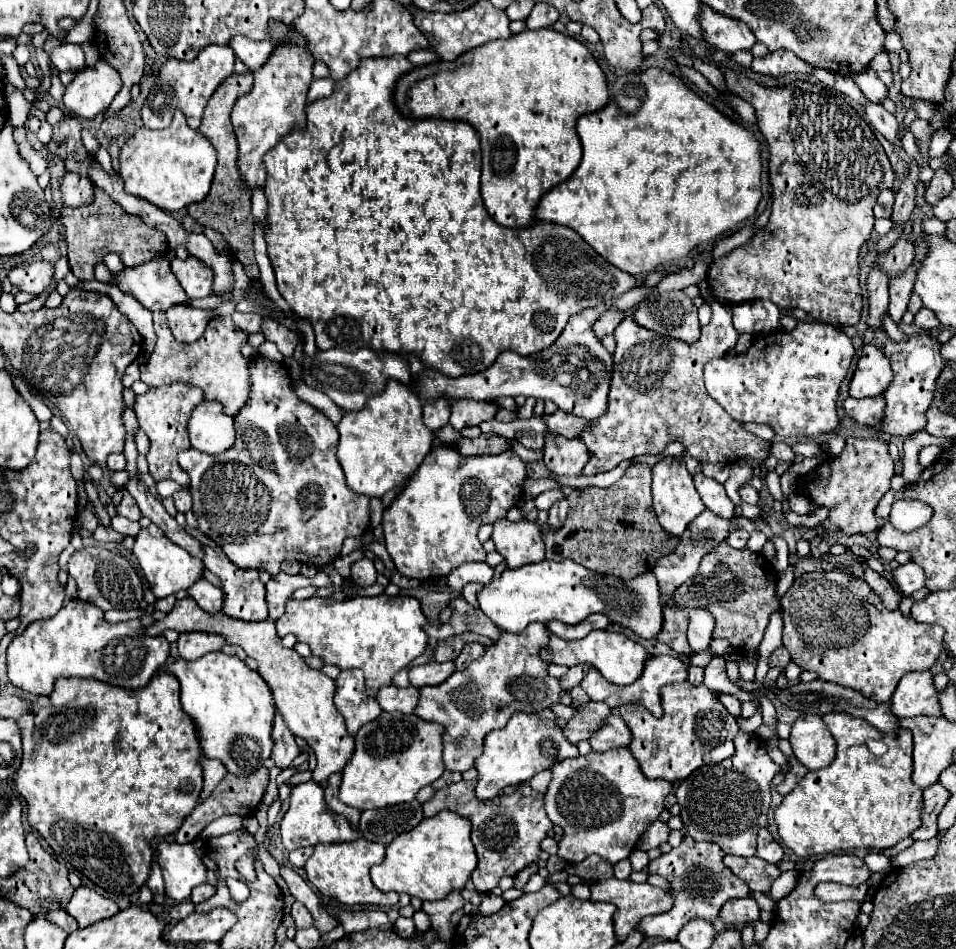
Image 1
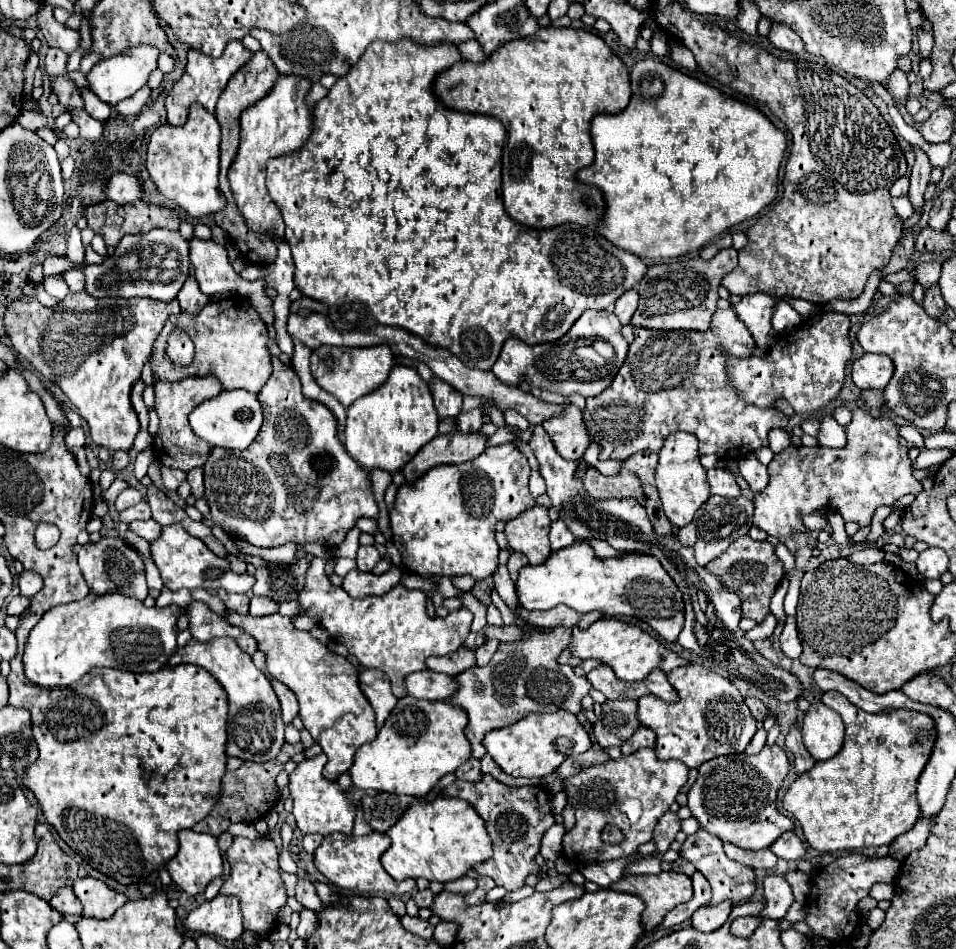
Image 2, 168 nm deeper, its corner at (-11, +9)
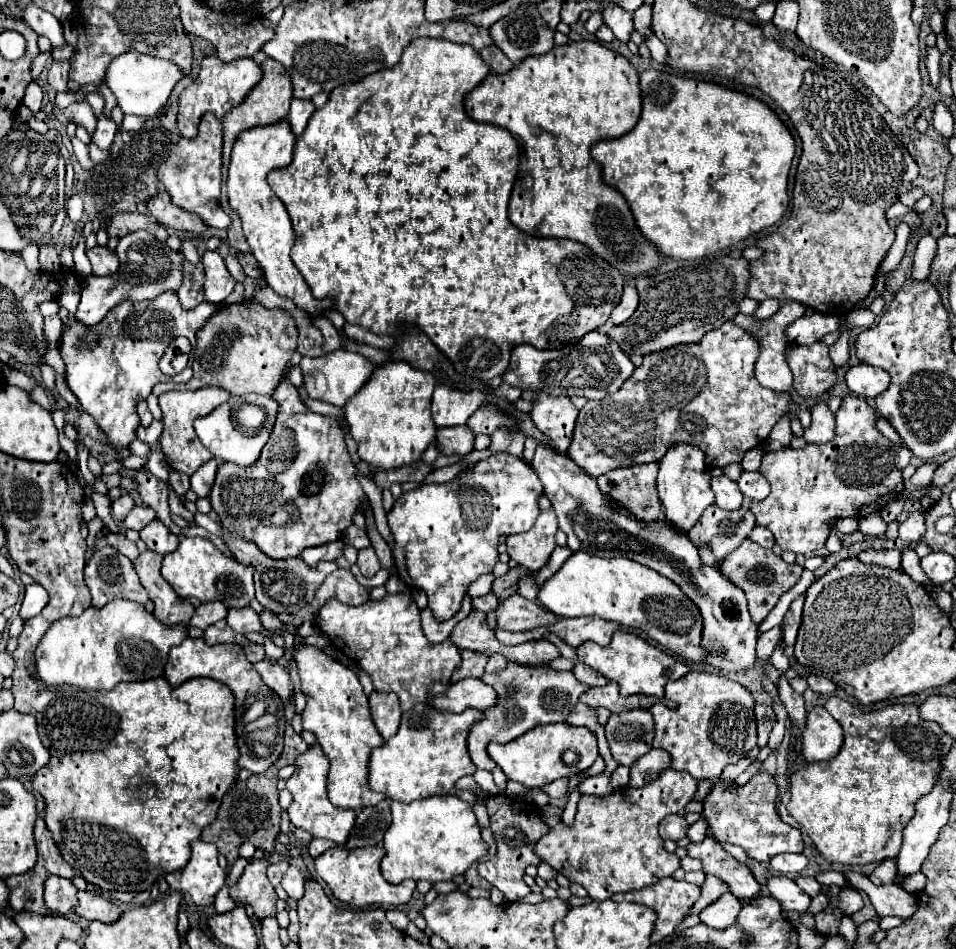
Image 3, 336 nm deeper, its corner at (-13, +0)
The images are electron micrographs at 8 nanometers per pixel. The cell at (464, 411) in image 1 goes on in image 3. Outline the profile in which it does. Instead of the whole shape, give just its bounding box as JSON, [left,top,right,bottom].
[436,427,474,455]

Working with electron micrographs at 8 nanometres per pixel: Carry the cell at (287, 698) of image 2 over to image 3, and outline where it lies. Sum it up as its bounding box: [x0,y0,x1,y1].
[254,659,294,701]

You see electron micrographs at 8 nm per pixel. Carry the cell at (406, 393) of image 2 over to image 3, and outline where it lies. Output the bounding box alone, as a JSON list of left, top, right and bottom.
[346,361,436,469]

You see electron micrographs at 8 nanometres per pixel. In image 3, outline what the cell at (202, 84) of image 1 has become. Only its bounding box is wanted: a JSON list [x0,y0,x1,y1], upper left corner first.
[178,55,262,139]

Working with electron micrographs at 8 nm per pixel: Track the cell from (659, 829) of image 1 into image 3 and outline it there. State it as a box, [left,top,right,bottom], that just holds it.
[660,815,688,841]

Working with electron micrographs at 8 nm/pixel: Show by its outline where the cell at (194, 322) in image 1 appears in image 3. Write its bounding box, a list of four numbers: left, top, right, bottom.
[176,261,204,309]

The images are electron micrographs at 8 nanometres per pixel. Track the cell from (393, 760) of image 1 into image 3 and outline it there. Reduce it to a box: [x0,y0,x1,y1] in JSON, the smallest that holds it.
[370,705,484,801]

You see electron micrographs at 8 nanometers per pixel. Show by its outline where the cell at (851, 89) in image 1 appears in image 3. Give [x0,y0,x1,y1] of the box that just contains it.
[900,187,924,207]

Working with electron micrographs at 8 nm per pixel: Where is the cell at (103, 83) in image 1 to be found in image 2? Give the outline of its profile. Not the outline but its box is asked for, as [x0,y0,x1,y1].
[88,46,158,106]

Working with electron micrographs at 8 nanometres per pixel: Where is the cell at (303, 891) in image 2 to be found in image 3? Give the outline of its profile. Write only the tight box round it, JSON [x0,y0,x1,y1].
[282,865,304,901]

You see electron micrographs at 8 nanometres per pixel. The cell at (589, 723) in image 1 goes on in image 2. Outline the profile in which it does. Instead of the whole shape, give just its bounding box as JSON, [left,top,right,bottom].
[592,700,640,748]

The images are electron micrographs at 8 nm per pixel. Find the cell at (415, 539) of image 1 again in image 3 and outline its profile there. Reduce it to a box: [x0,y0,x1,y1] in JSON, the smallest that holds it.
[388,453,542,621]

